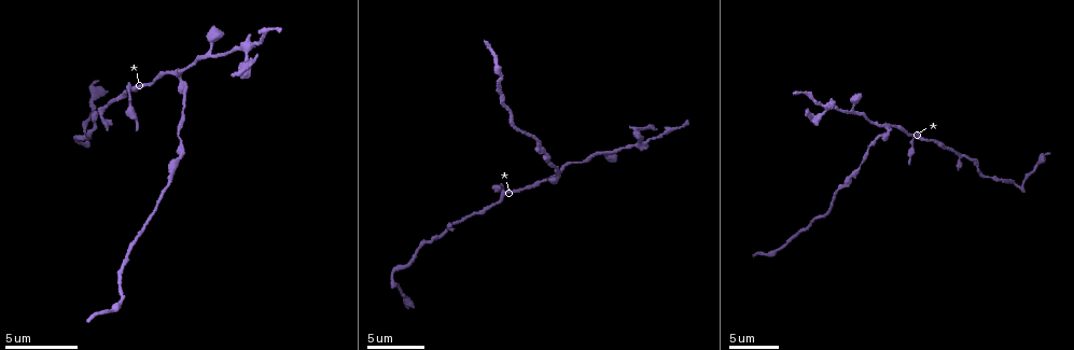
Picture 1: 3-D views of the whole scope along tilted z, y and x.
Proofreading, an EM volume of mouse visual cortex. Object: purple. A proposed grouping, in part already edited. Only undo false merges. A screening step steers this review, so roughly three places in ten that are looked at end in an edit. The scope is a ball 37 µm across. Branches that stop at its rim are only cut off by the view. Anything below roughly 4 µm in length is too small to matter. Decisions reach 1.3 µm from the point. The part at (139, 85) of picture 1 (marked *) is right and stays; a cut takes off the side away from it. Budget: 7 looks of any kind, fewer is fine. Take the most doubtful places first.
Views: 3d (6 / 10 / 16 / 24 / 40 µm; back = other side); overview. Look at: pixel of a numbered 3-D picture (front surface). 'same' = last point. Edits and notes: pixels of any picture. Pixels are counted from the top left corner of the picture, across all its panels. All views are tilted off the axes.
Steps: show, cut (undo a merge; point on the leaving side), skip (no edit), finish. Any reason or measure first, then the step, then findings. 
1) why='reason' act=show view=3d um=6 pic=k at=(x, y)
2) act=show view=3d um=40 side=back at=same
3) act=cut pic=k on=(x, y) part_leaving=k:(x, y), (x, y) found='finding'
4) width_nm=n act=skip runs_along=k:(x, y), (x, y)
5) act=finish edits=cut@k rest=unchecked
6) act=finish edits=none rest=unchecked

why='three-way junction' act=show view=3d um=10 pic=1 at=(181, 80)

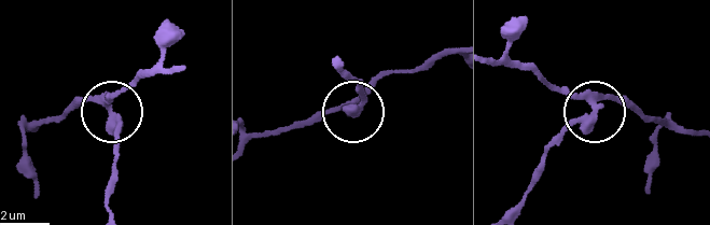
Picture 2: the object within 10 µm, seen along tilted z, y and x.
why='zoom in' act=show view=3d um=6 pic=2 at=(110, 110)

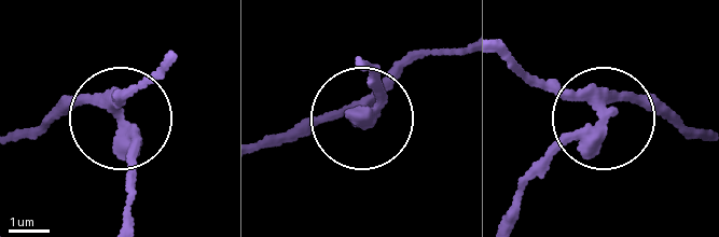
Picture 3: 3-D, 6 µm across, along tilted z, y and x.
arms=3 act=cut pic=3 on=(128, 178) part_leaving=3:(582, 134), (530, 180), (514, 220) found='two neurons meet here'

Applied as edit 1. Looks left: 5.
why='four-way junction' act=show view=3d um=10 pic=1 at=(825, 109)

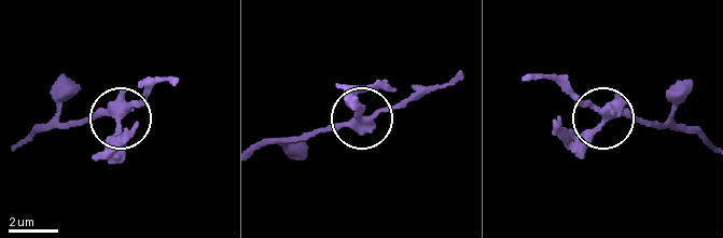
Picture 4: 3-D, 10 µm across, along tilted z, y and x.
act=skip runs_along=4:(704, 141), (684, 129), (616, 114), (580, 134), (570, 146) found='all the same neuron'

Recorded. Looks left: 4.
why='three-way junction' act=show view=3d um=10 pic=1 at=(1015, 186)

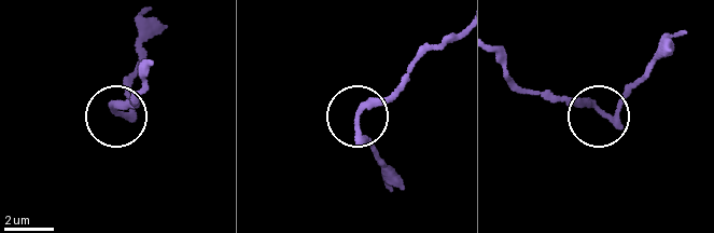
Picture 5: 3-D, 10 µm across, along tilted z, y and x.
act=show view=3d um=10 side=back pic=5 at=(357, 117)

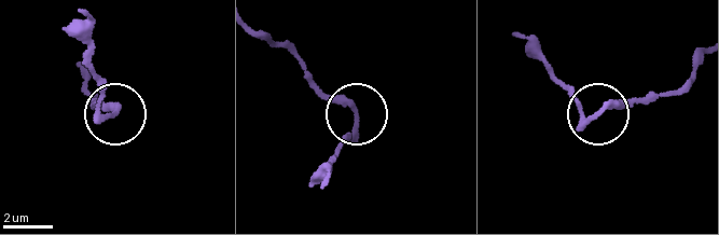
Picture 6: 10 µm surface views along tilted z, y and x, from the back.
width_nm=210 act=skip found='continuous, no second neuron'

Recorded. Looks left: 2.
act=finish edits=cut@3 rest=unchecked

